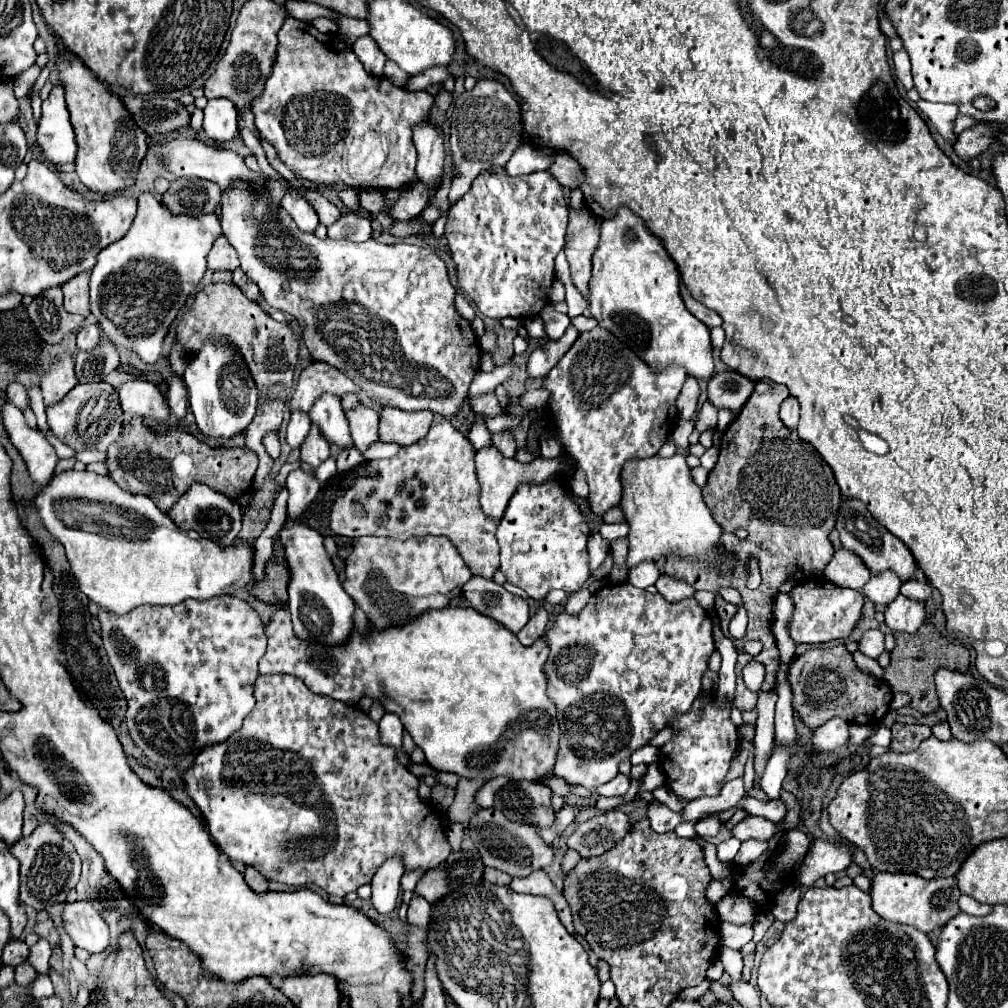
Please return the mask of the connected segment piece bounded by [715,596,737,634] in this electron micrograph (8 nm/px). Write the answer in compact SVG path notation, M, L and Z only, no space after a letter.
M717 596L717 598L715 598L715 610L717 610L717 616L719 616L719 620L721 620L721 630L725 630L725 634L729 634L727 626L729 626L729 620L735 616L737 606L725 602L721 596Z

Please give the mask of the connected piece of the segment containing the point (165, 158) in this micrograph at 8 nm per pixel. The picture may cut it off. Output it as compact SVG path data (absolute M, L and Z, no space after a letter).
M177 136L177 138L163 138L159 142L159 150L157 150L157 156L161 160L161 164L175 176L197 176L197 178L205 178L205 180L211 180L215 184L221 186L221 190L227 190L231 186L231 182L235 178L249 178L249 180L257 180L263 186L267 186L267 182L263 178L259 178L255 172L251 172L243 158L231 150L219 150L219 148L213 148L213 146L207 146L205 142L197 140L197 138L183 138L183 136Z

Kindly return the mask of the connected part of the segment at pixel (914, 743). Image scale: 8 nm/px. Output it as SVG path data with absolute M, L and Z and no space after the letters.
M893 724L891 728L893 740L891 740L891 750L893 752L911 752L917 750L919 742L931 736L929 726L919 726L919 724Z

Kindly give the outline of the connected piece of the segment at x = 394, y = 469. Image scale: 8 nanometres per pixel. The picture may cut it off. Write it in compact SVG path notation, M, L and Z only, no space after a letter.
M447 420L439 422L429 434L411 446L399 450L399 454L369 462L375 476L361 476L341 498L335 500L331 510L331 530L339 536L361 538L361 536L387 536L393 540L407 540L411 536L447 536L459 554L463 556L469 570L483 578L493 578L499 568L499 544L497 544L497 522L487 518L479 504L479 482L475 474L475 450L467 436L455 430Z

